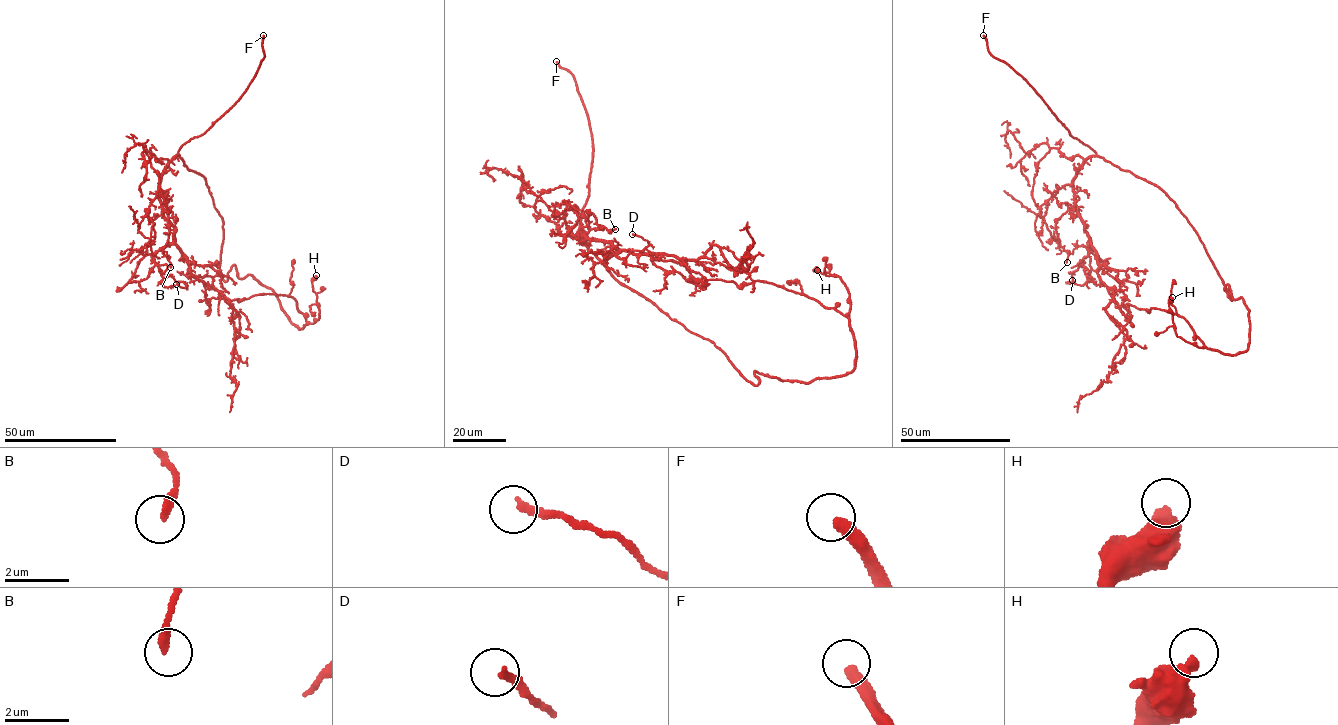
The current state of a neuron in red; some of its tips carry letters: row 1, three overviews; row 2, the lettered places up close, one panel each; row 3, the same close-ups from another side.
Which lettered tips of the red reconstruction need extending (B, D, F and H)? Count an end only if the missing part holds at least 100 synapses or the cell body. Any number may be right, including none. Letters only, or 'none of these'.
F

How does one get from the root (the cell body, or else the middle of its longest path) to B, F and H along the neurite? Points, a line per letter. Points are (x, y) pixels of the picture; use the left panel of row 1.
B: (211, 194), (203, 176), (178, 155), (172, 158), (159, 185), (168, 217), (162, 252), (170, 267)
F: (211, 194), (203, 176), (189, 171), (178, 152), (183, 144), (211, 127), (246, 89), (265, 56), (263, 35)
H: (211, 194), (223, 223), (225, 281), (233, 265), (239, 278), (252, 274), (302, 329), (320, 318), (316, 275)

